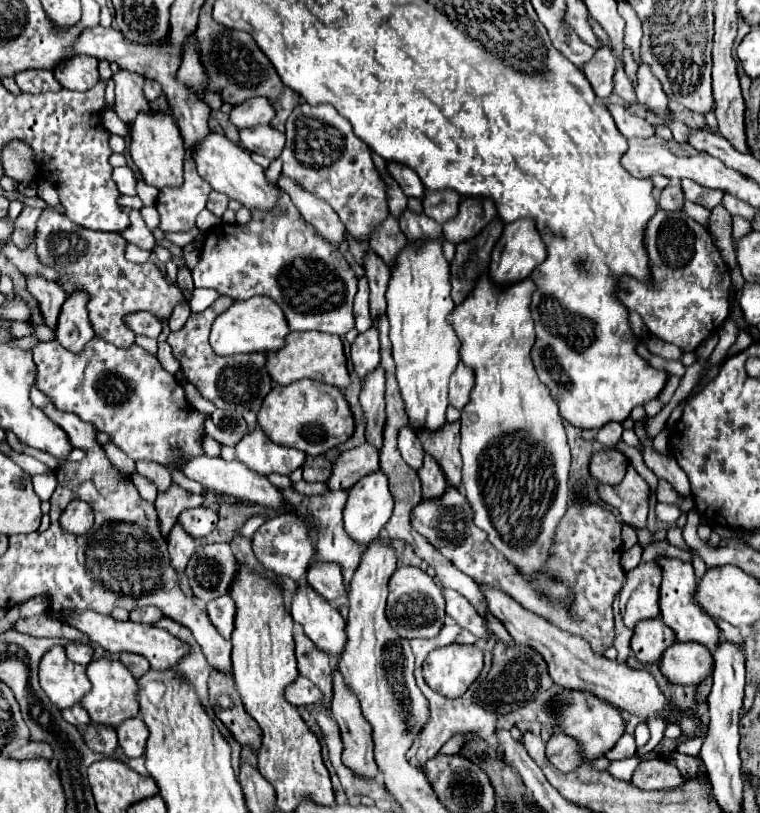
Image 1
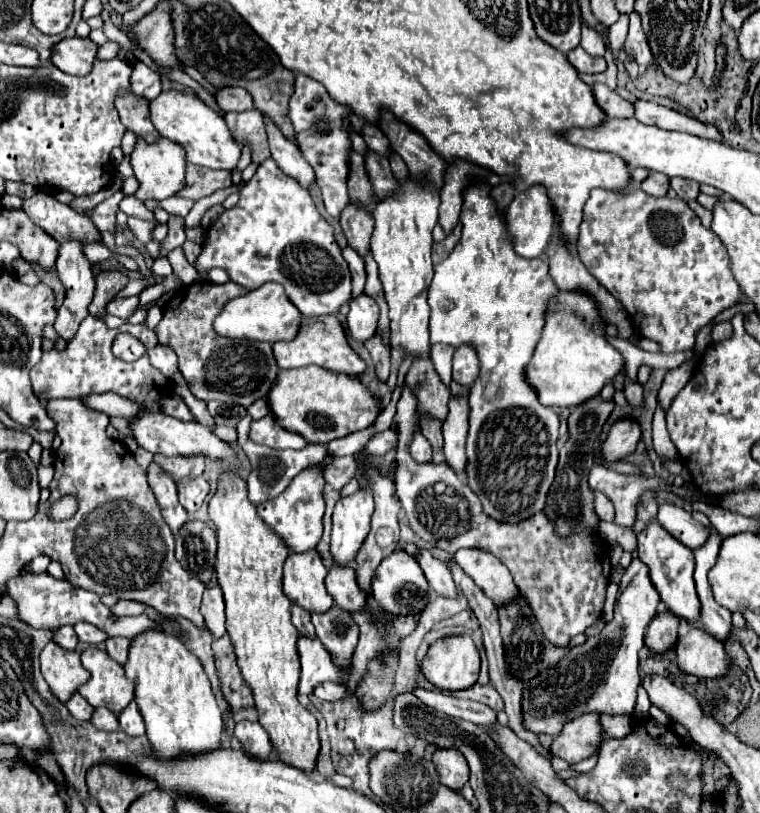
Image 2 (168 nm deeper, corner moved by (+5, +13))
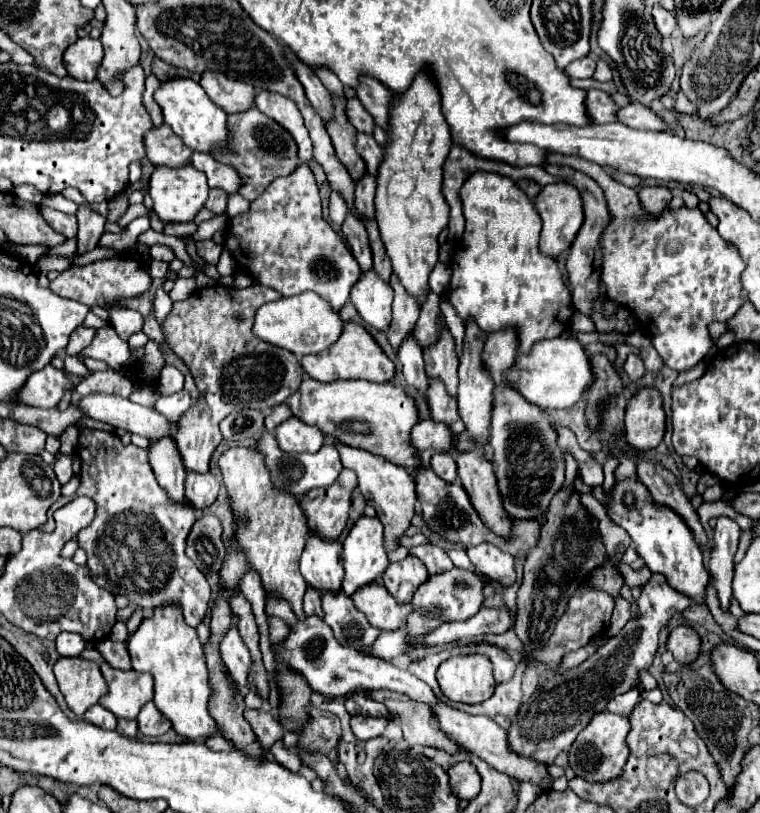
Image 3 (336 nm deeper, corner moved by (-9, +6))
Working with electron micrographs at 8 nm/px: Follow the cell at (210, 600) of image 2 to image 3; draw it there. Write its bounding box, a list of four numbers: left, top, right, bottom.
[221,616,251,688]

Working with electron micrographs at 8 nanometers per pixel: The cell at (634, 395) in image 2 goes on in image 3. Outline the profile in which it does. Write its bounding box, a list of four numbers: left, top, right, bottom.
[623,354,645,380]

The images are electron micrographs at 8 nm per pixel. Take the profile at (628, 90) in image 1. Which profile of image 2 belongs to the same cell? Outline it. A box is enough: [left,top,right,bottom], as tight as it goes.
[609,15,628,61]

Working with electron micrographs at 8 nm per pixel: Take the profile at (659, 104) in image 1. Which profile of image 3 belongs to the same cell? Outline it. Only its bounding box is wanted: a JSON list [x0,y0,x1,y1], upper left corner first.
[653,4,677,38]

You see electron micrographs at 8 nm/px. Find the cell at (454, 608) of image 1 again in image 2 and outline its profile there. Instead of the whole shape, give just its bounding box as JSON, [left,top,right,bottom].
[417,549,457,599]

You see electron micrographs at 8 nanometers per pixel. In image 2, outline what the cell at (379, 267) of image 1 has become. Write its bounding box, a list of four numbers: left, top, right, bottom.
[341,205,375,257]

